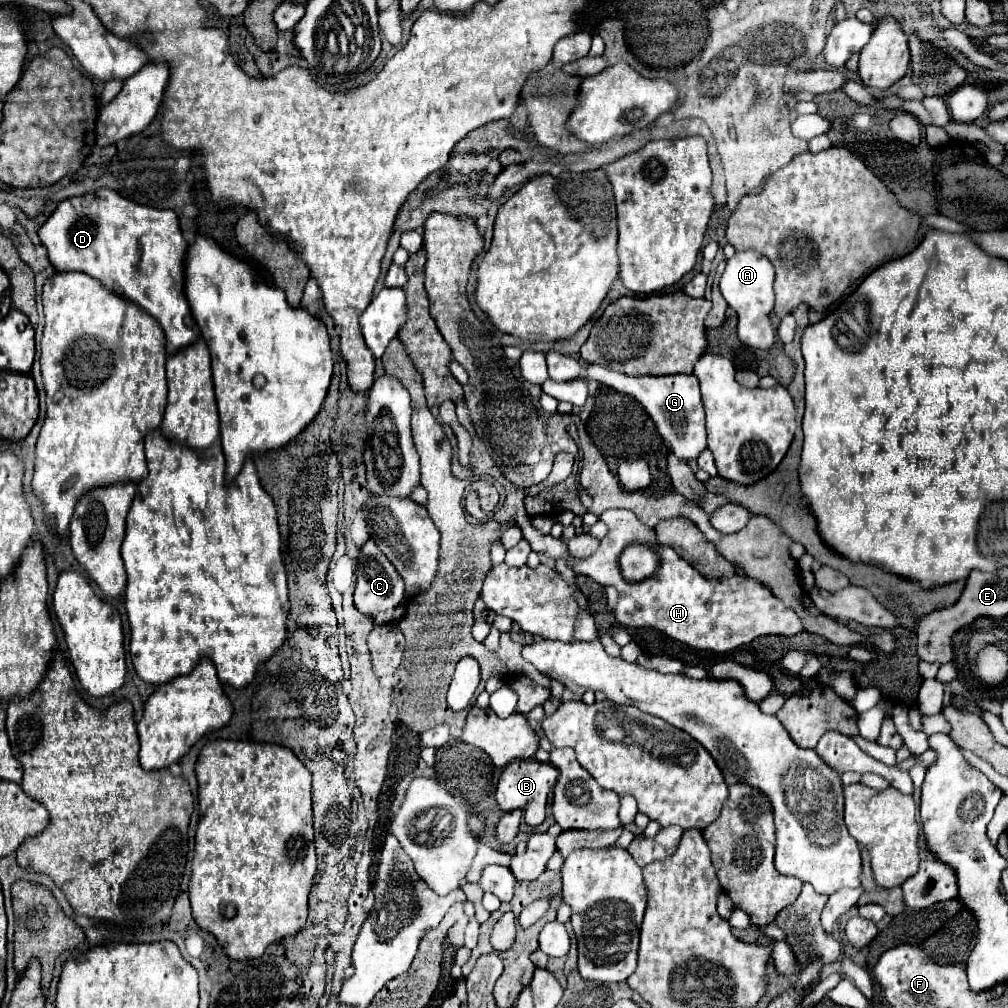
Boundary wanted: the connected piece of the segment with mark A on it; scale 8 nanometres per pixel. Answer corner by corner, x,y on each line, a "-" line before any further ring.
742,251
726,261
726,269
720,279
720,291
726,303
738,315
738,335
740,335
740,341
748,347
770,349
776,339
776,335
772,335
772,325
770,325
770,313
774,309
772,283
774,283
774,267
764,255
756,251

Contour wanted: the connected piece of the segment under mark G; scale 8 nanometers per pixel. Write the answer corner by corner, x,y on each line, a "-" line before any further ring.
556,351
546,353
548,377
554,381
572,381
578,377
596,379
620,393
634,397
652,417
658,433
670,443
670,449
680,459
696,459
702,449
706,449
706,427
704,427
704,405
700,397
698,379
694,375
670,375
670,377
628,377
610,367
588,365
582,367
576,359
560,355

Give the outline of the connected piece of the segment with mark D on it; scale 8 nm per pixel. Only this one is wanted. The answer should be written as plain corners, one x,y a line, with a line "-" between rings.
98,189
94,193
70,197
62,201
48,221
38,229
42,245
48,249
48,259
56,271
80,271
98,279
108,291
122,293
124,299
136,303
142,311
154,317
166,339
166,353
178,353
198,341
200,331
190,311
184,291
184,263
186,263
186,241
180,233
176,213
170,209
152,209
122,199
116,191

